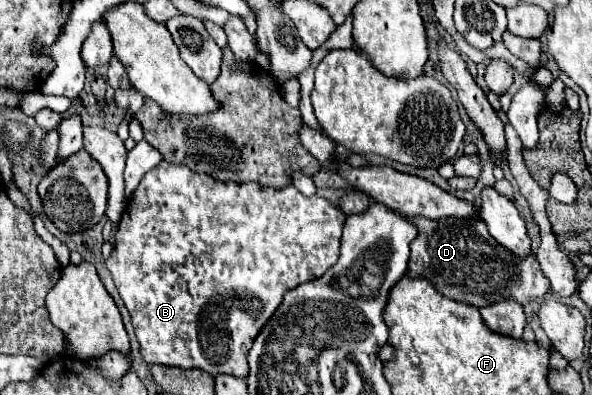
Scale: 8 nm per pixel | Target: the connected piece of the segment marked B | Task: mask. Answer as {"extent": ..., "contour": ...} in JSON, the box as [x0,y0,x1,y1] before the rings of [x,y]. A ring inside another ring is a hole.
{"extent":[106,162,346,378],"contour":[[[160,162],[156,168],[144,174],[142,182],[132,194],[132,200],[128,202],[122,220],[116,230],[116,244],[112,256],[106,260],[106,266],[114,278],[114,284],[120,292],[120,298],[124,300],[130,316],[132,326],[140,342],[142,358],[148,364],[164,364],[164,366],[178,366],[178,368],[200,368],[212,376],[216,374],[232,374],[238,378],[246,378],[248,366],[246,366],[246,354],[252,346],[252,340],[258,336],[260,328],[266,324],[266,320],[274,314],[274,310],[280,306],[282,296],[286,290],[292,290],[308,280],[320,278],[330,266],[336,264],[340,254],[340,236],[346,222],[346,214],[340,210],[340,206],[332,204],[330,200],[322,196],[304,196],[294,186],[288,186],[284,190],[278,188],[264,188],[256,182],[218,182],[208,174],[198,174],[188,170],[186,166],[176,166],[170,162]]]}

